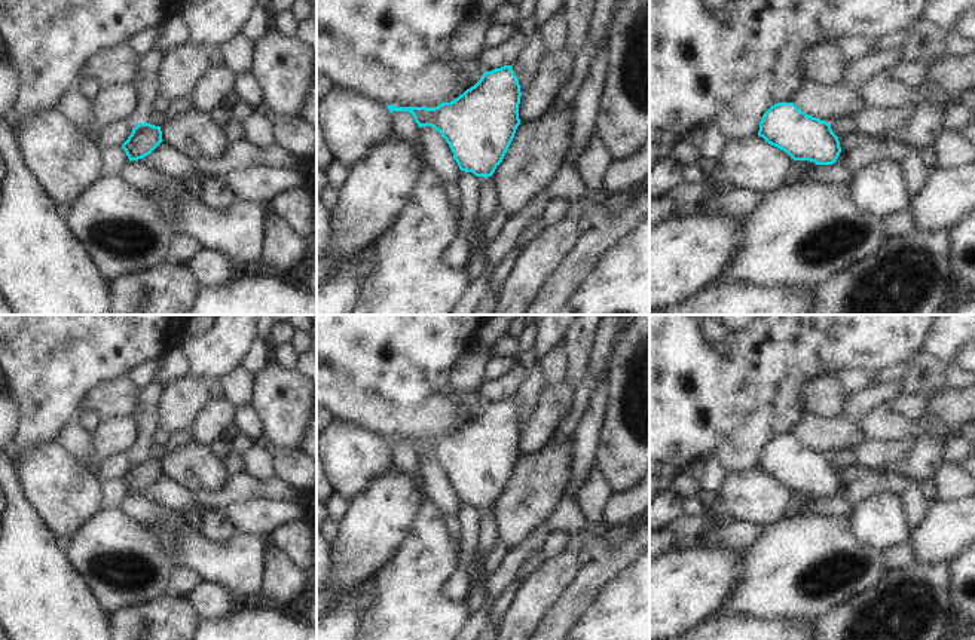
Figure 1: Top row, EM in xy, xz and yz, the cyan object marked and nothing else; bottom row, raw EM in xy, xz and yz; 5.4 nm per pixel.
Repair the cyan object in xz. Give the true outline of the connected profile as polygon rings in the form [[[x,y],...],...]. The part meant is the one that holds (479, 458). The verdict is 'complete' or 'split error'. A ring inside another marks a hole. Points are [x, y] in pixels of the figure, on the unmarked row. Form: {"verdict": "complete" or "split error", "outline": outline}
{"verdict": "complete", "outline": [[[504,398],[485,404],[474,419],[450,435],[434,441],[391,437],[388,443],[409,444],[419,460],[438,463],[461,503],[488,511],[502,494],[520,457],[520,429],[511,398]]]}

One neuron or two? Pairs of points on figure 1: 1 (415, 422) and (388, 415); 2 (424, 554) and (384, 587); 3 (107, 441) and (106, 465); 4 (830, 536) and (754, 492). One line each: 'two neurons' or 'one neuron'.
1: one neuron
2: one neuron
3: two neurons
4: two neurons

